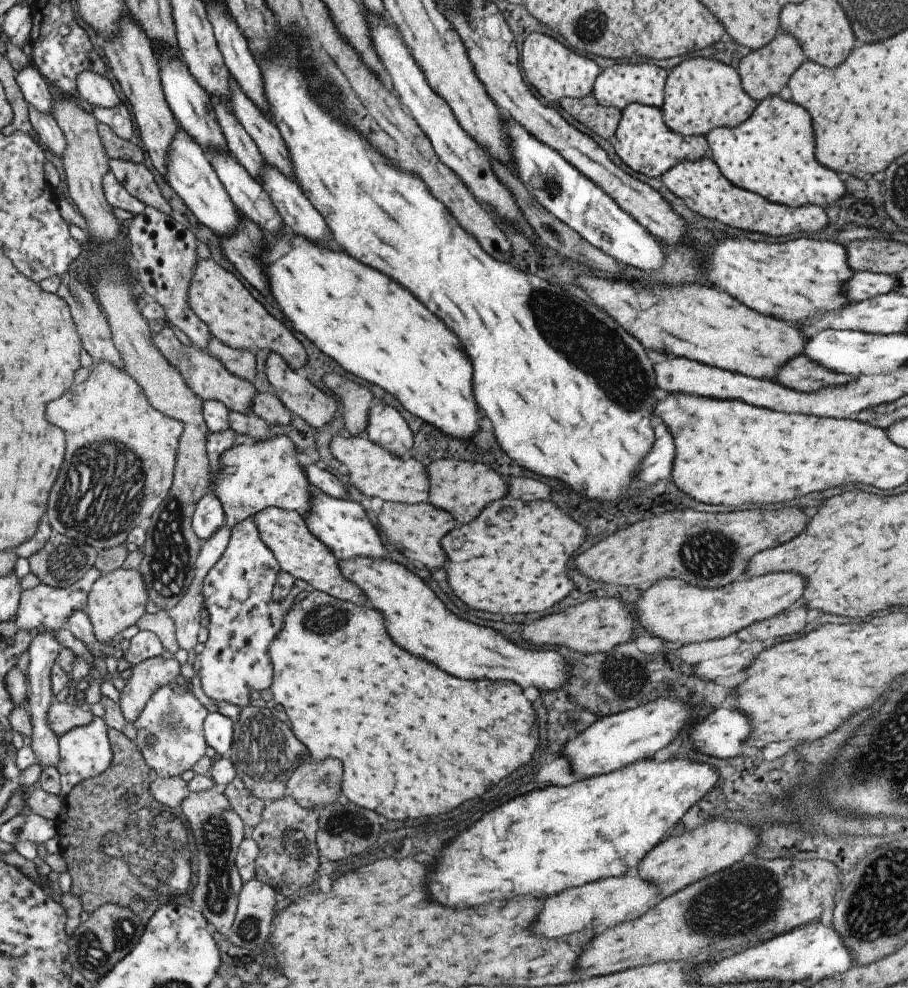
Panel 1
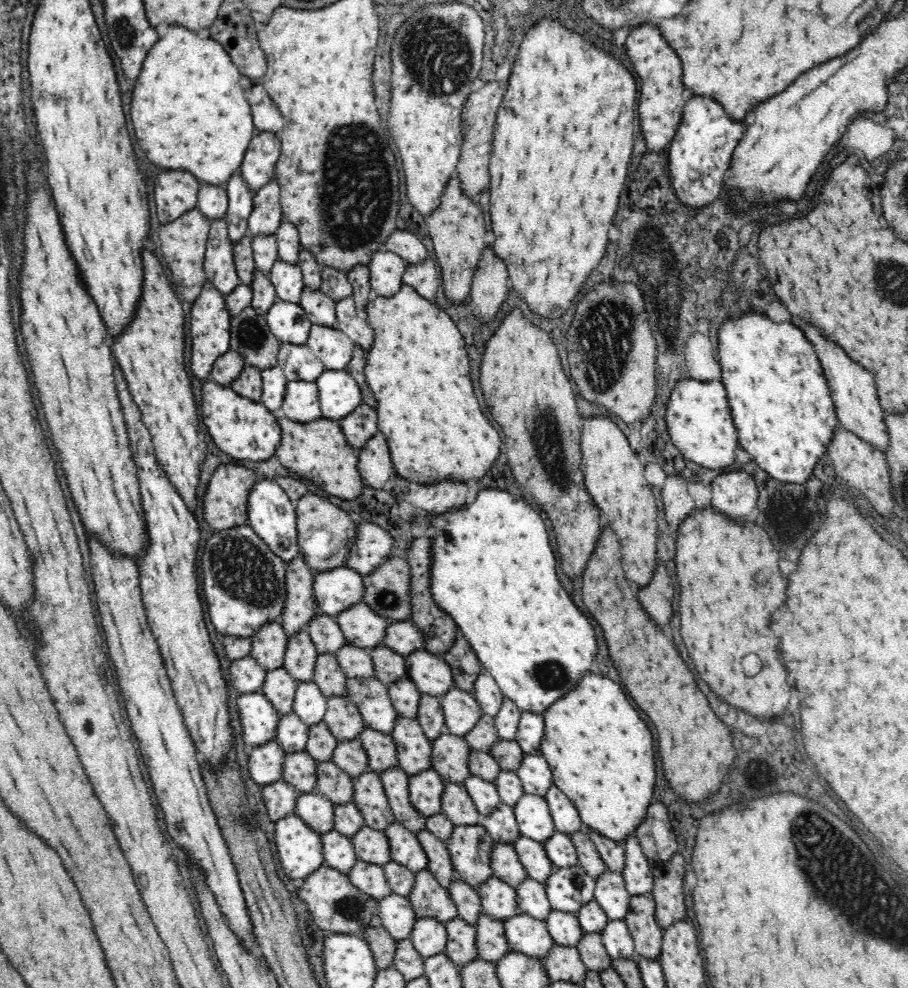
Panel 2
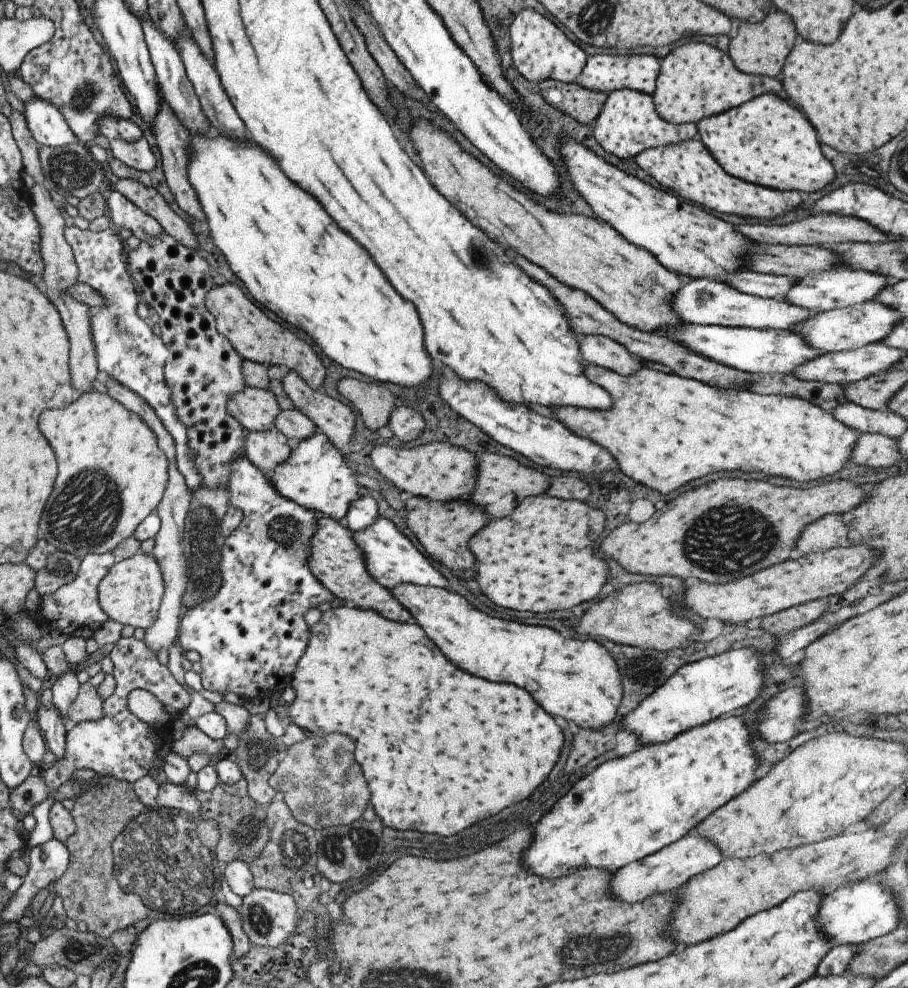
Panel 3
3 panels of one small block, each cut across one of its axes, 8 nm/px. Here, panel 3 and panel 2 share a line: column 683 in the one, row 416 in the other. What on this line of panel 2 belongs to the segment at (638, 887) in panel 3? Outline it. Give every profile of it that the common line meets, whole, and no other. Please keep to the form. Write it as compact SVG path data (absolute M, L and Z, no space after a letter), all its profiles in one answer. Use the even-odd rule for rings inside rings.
M804 326L804 334L814 344L816 352L818 352L818 359L822 362L821 366L824 368L839 424L844 429L858 435L862 440L869 442L874 448L885 451L886 446L890 444L884 420L886 413L882 411L877 384L872 378L872 374L862 370L862 366L852 362L844 350L840 350L834 342L830 344L828 338L822 338L822 334L818 330L814 330L812 326Z

